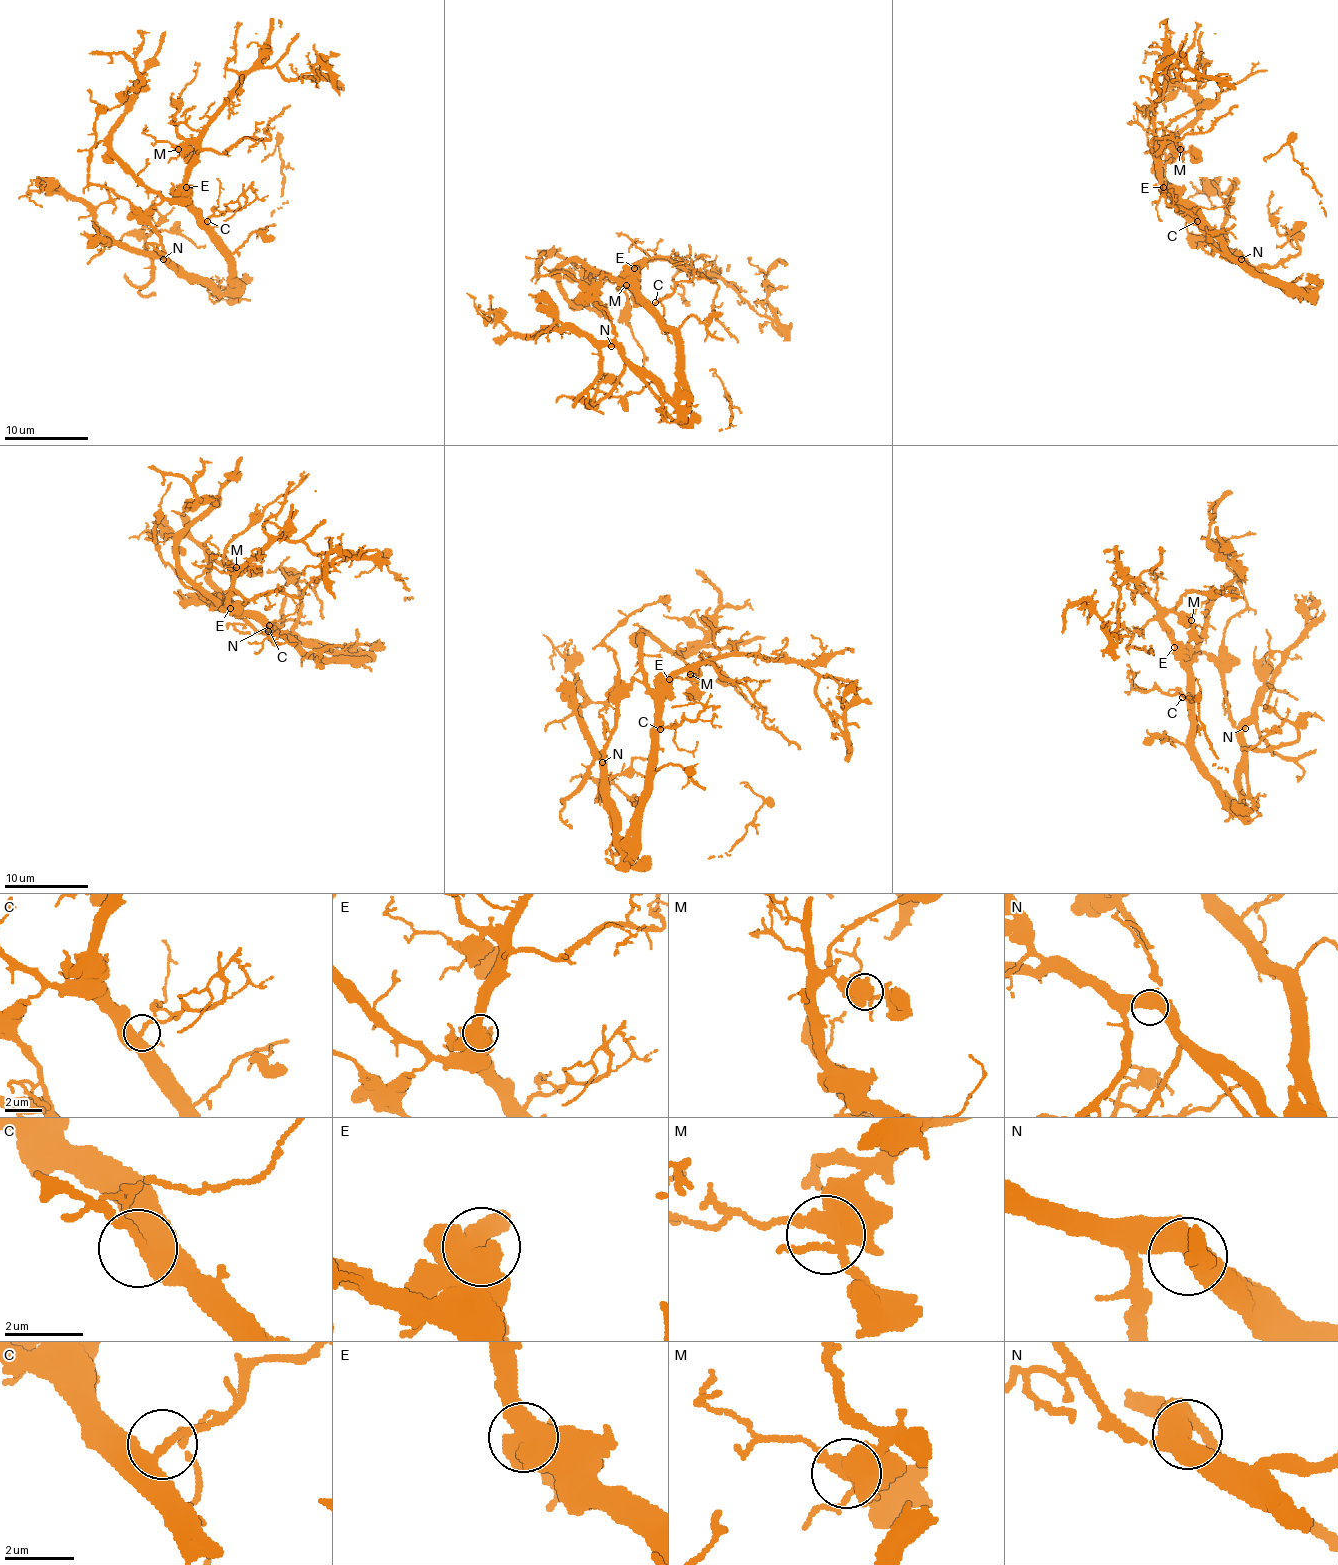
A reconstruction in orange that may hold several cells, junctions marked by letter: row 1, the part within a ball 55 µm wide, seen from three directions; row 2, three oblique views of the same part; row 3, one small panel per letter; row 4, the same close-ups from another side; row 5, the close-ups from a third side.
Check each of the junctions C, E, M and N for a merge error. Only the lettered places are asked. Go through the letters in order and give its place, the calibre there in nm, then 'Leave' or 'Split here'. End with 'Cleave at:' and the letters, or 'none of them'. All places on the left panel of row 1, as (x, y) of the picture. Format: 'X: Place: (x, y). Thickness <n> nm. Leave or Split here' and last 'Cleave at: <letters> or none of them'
C: Place: (207, 221). Thickness 380 nm. Leave
E: Place: (186, 187). Thickness 650 nm. Leave
M: Place: (178, 149). Thickness 500 nm. Leave
N: Place: (163, 259). Thickness 480 nm. Leave
Cleave at: none of them

